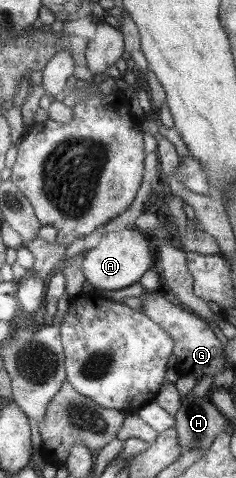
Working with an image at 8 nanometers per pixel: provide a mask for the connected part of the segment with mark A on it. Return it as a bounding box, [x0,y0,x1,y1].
[81,228,153,292]

